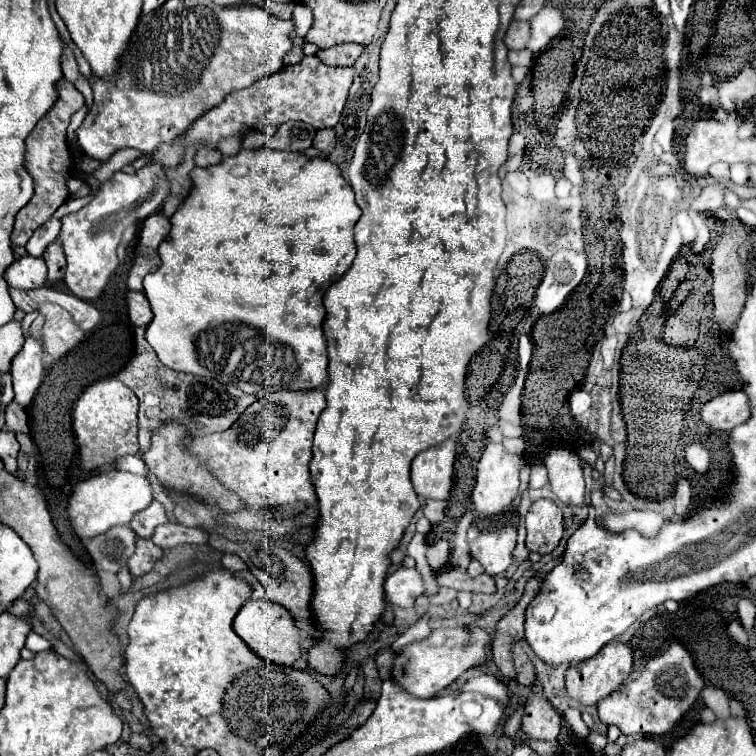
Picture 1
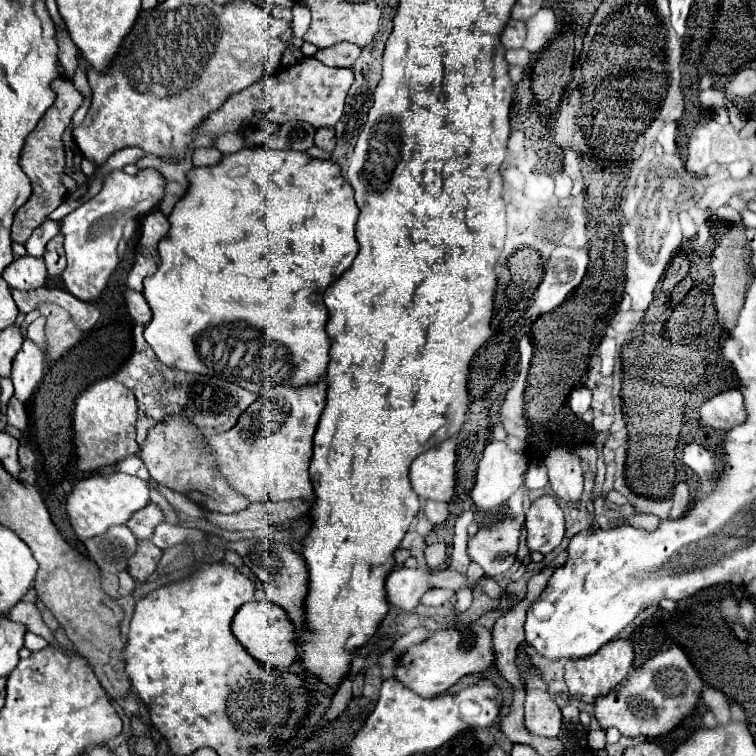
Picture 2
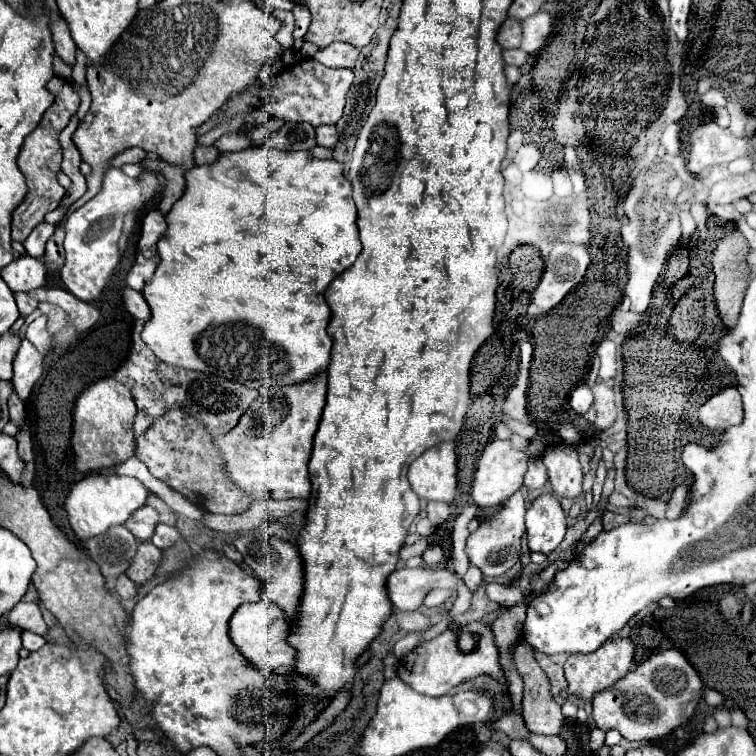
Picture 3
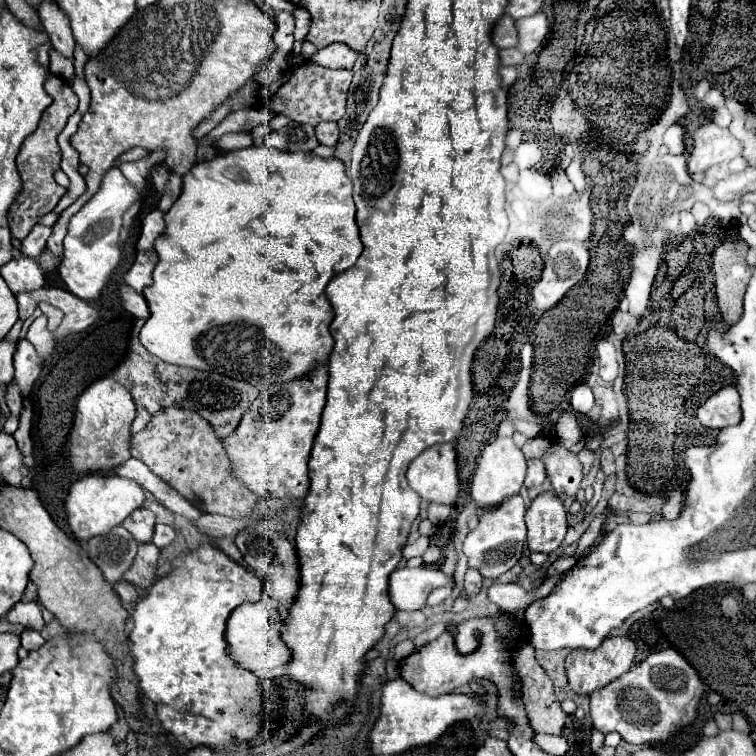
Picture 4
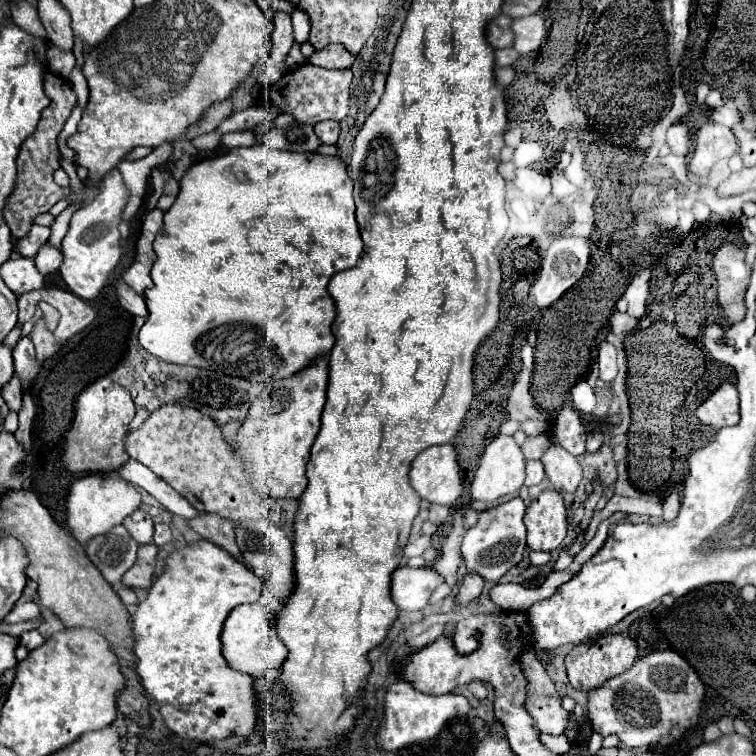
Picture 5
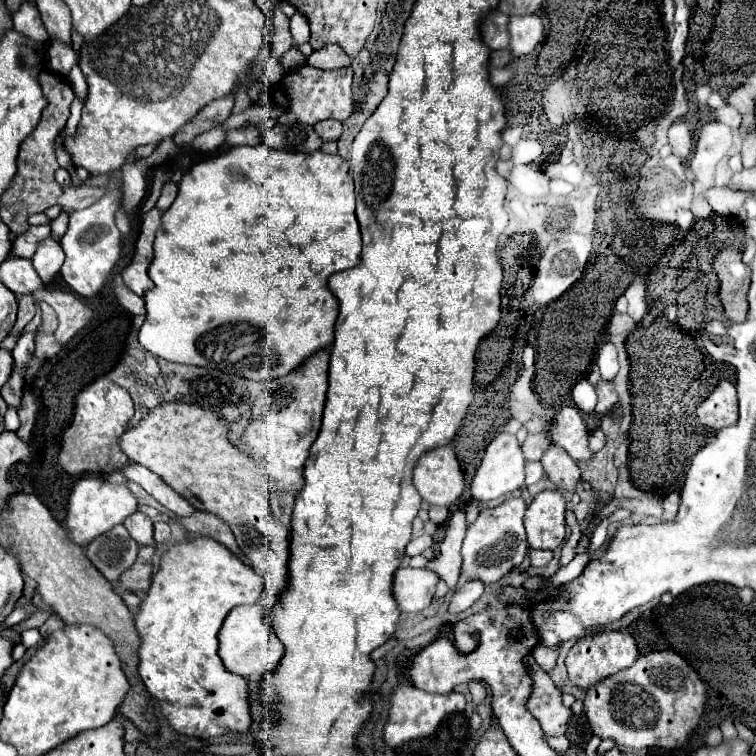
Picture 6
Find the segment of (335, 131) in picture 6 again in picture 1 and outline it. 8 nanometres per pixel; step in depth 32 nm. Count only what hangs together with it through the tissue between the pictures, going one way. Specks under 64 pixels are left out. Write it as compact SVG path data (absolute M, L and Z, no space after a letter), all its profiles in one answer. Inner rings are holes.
M324 128L324 130L318 130L316 138L314 138L314 146L326 154L330 154L334 150L334 144L336 144L336 134L332 128Z

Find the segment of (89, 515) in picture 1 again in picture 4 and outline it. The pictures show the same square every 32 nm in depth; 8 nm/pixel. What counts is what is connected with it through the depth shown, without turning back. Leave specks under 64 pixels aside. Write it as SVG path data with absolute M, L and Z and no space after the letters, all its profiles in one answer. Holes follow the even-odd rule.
M90 474L76 480L70 488L70 494L66 498L68 526L78 542L86 542L92 536L106 534L110 528L120 526L122 520L126 520L136 508L142 506L142 502L144 502L144 490L134 480L120 476Z

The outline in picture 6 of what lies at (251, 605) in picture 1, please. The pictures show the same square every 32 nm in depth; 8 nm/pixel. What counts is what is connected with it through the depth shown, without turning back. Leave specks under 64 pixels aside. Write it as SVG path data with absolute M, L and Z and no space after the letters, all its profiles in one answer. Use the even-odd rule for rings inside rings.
M260 604L252 606L236 606L230 616L224 620L220 632L218 632L220 648L218 656L228 672L234 672L238 676L264 676L266 672L272 672L282 656L282 644L268 628L266 622L266 608Z

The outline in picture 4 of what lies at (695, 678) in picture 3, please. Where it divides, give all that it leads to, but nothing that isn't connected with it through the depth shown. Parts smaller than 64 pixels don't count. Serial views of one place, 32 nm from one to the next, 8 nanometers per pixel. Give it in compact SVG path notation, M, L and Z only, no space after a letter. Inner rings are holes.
M676 650L652 652L620 678L612 680L602 690L592 692L590 716L594 728L602 734L616 730L628 744L648 746L666 742L684 726L694 724L702 694L704 684L696 670Z

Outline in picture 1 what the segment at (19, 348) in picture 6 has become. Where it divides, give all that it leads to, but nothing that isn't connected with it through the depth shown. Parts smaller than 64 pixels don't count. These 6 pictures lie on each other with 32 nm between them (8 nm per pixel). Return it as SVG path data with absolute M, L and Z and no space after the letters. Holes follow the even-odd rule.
M26 336L26 342L18 356L12 360L12 380L16 402L28 406L40 380L42 380L42 344Z

